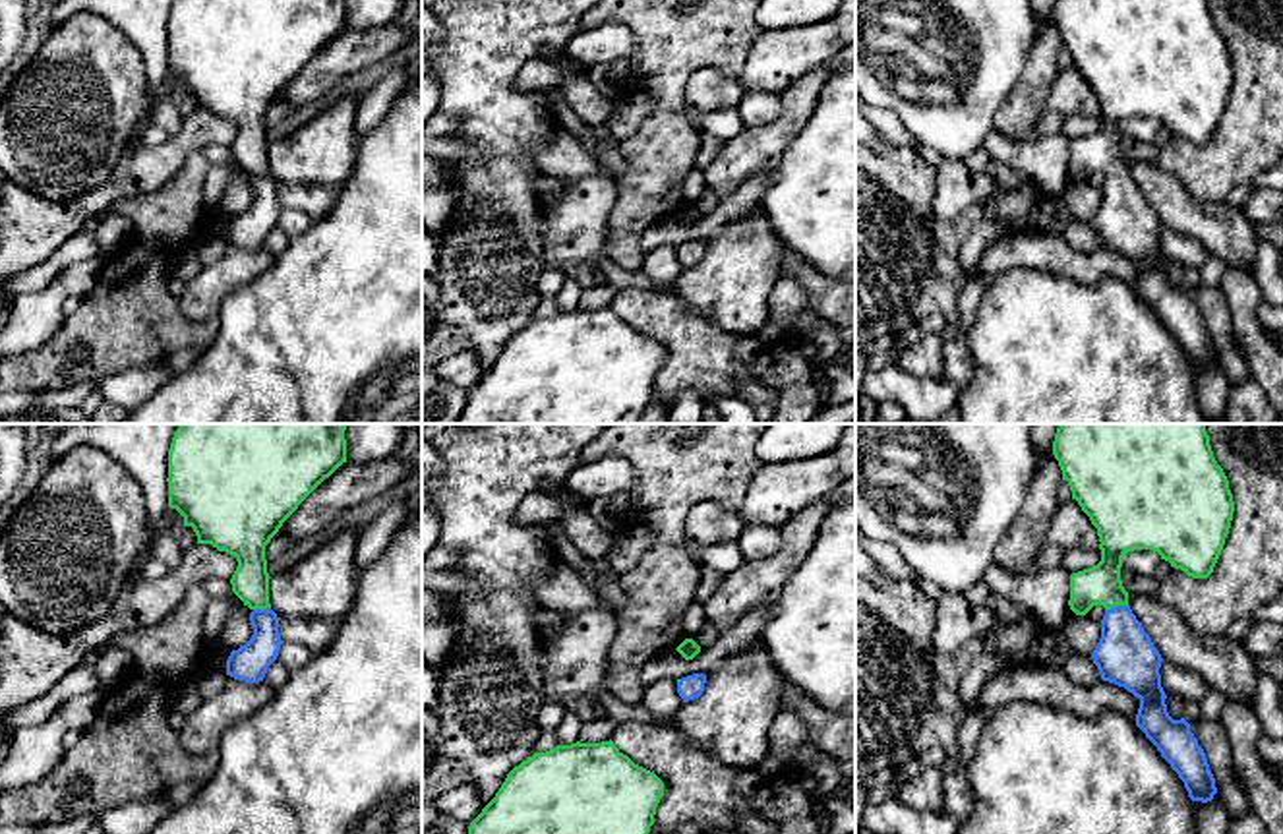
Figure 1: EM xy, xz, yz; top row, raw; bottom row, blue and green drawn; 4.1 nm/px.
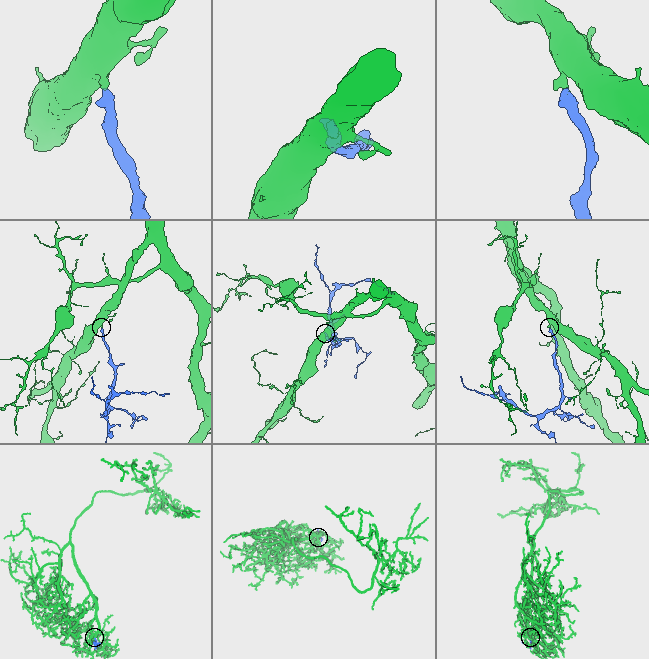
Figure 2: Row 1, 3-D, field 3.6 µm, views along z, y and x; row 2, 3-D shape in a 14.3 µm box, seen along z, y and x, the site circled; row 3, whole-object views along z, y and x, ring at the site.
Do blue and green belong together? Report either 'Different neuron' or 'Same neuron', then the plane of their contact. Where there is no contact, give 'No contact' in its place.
Same neuron. Touches blue in yz

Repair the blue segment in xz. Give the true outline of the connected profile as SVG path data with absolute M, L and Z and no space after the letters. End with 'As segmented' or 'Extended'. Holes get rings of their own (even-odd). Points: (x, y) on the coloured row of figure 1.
M693 673L687 677L681 677L677 683L677 693L683 699L683 702L695 700L702 695L706 683L704 673Z. As segmented

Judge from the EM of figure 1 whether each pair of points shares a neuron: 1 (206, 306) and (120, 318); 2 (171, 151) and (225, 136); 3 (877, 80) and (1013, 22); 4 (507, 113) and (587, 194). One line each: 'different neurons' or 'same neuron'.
1: different neurons
2: same neuron
3: same neuron
4: different neurons

